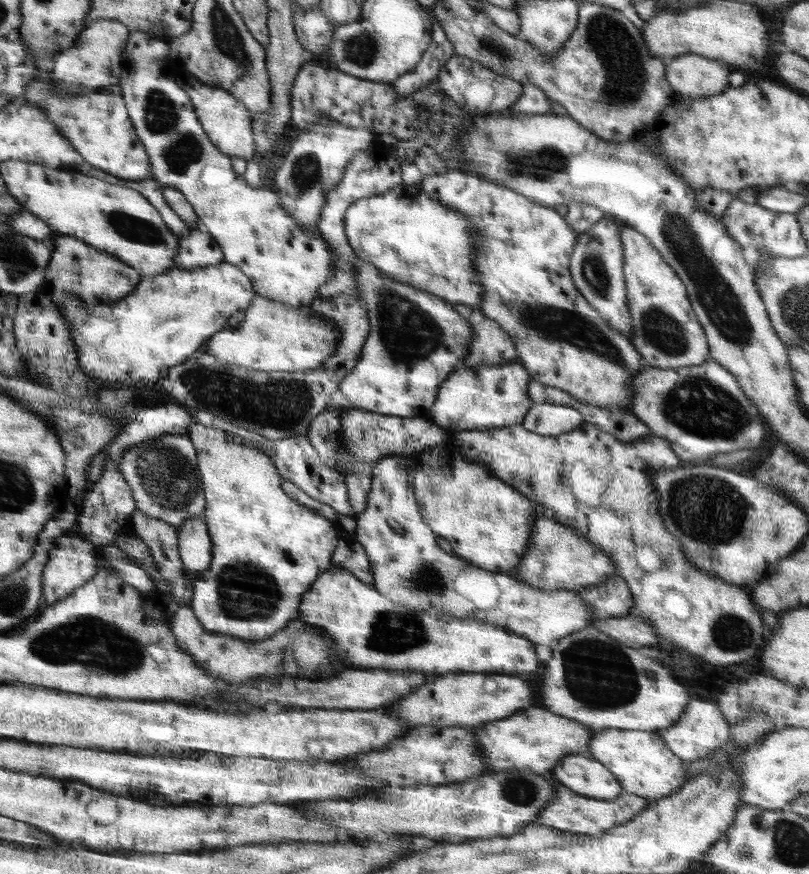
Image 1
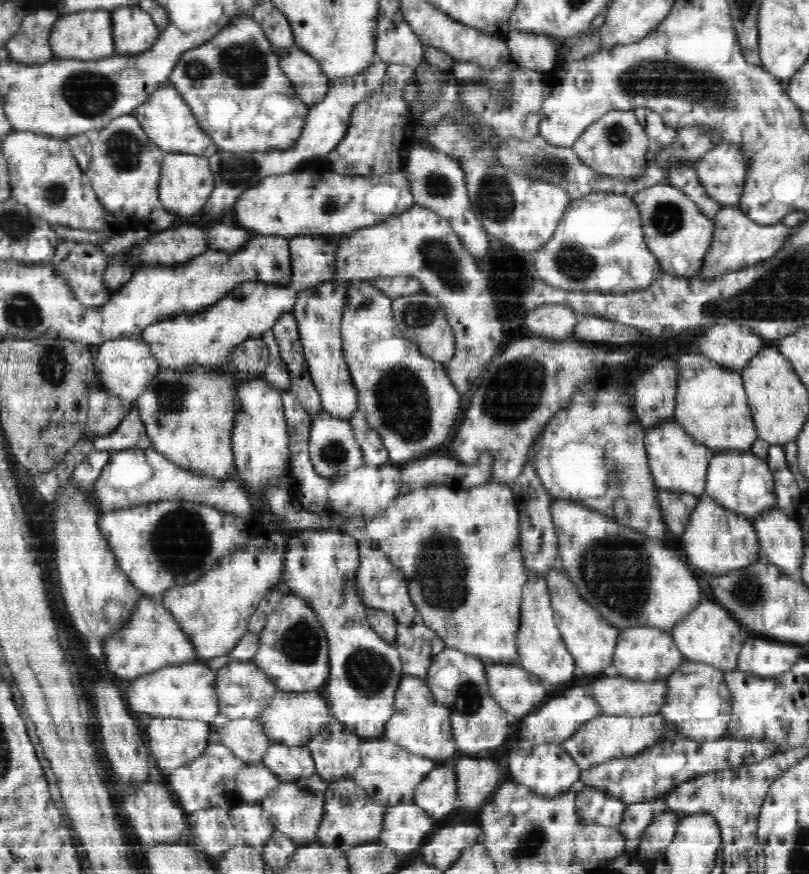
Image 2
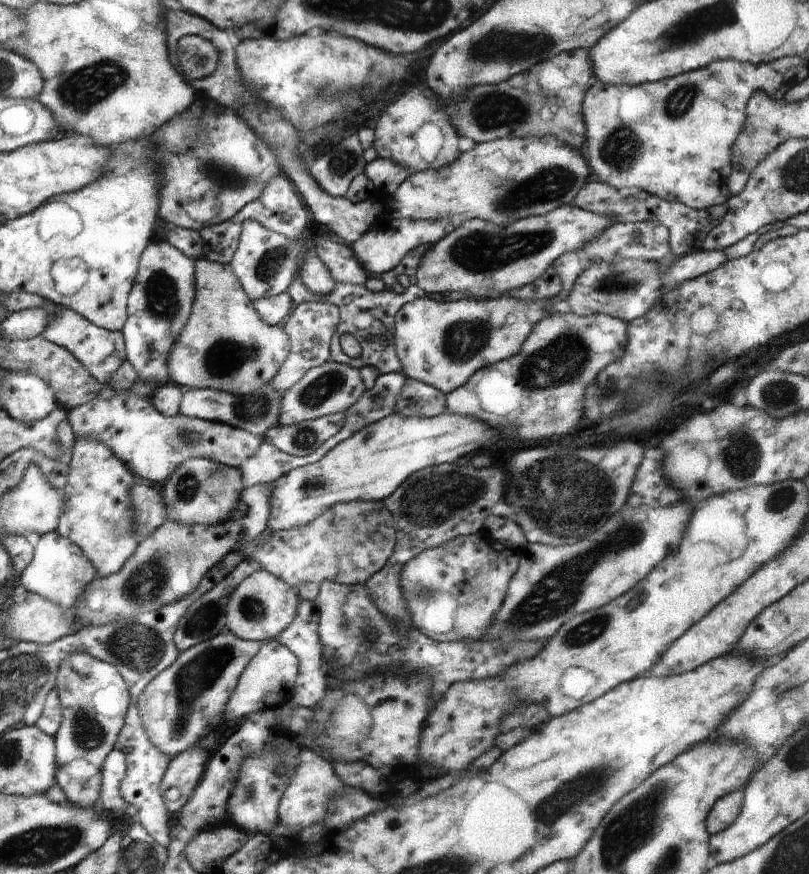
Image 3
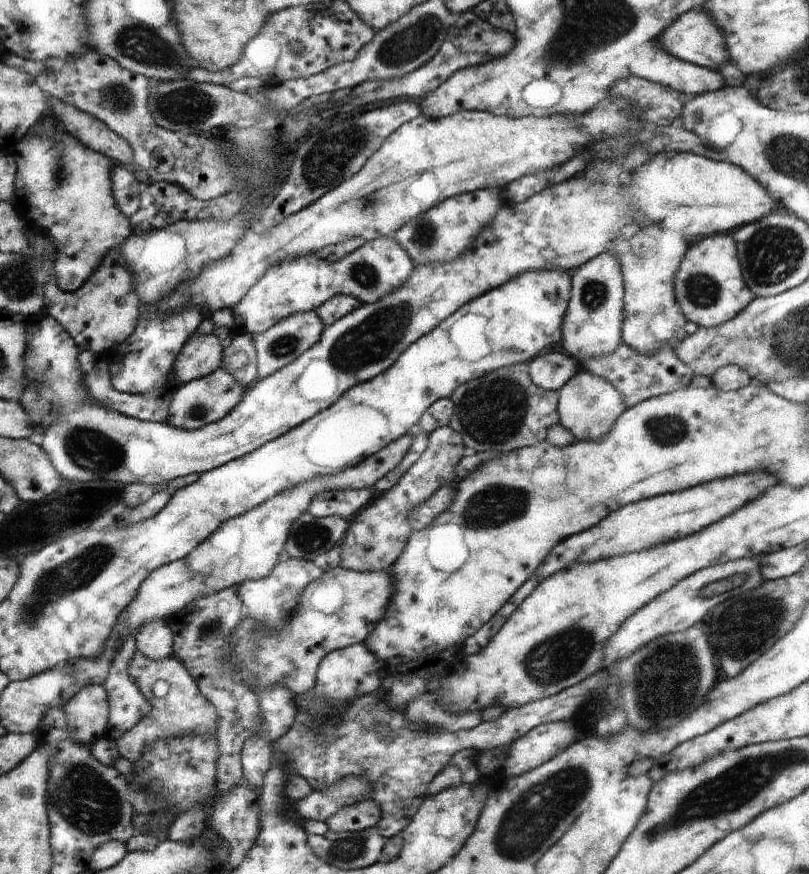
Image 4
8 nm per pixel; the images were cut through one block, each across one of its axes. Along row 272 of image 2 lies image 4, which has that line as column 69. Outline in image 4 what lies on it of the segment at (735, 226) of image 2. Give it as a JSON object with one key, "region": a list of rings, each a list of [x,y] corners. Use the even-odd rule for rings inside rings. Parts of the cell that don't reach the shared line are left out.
{"region":[[[103,684],[84,685],[82,690],[71,696],[65,704],[69,727],[77,741],[92,743],[106,735],[109,702]]]}

